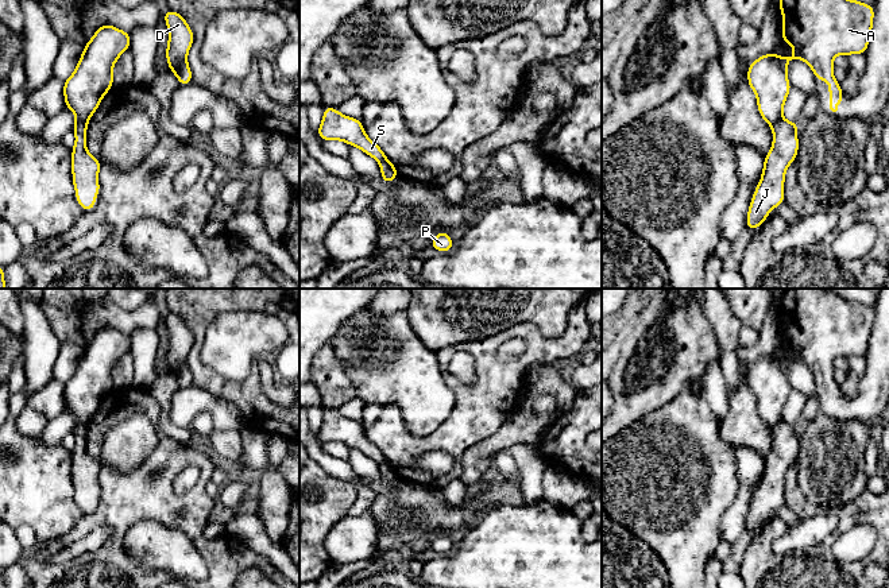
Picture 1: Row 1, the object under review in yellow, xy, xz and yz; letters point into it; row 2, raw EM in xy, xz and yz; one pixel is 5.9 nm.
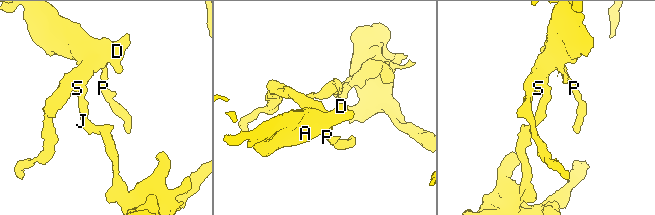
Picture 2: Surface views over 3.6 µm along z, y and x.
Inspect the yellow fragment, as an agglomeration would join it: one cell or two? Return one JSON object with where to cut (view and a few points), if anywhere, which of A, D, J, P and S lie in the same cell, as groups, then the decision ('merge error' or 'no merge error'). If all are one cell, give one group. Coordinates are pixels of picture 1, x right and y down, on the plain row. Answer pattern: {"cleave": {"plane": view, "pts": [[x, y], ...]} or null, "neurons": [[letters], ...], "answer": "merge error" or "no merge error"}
{"cleave": {"plane": "xy", "pts": [[87, 422], [77, 426], [73, 433]]}, "neurons": [["A", "D", "P", "S"], ["J"]], "answer": "merge error"}

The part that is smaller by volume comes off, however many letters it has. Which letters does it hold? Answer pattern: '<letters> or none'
A, D, P, S

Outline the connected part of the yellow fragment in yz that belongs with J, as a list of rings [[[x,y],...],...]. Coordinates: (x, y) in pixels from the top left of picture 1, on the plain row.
[[[780,421],[772,429],[772,450],[765,459],[762,479],[747,512],[746,530],[750,533],[755,533],[768,521],[770,512],[785,503],[785,473],[796,463],[799,453],[797,430],[797,423],[785,421]]]

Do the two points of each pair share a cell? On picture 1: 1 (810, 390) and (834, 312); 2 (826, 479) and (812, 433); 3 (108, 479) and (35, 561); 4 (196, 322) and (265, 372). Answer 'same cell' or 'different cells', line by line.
1: different cells
2: same cell
3: same cell
4: different cells

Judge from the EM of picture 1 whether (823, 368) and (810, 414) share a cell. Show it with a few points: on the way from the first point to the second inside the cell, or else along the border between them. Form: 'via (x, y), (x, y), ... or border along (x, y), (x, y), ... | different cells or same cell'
border along (815, 395), (820, 412) | different cells

